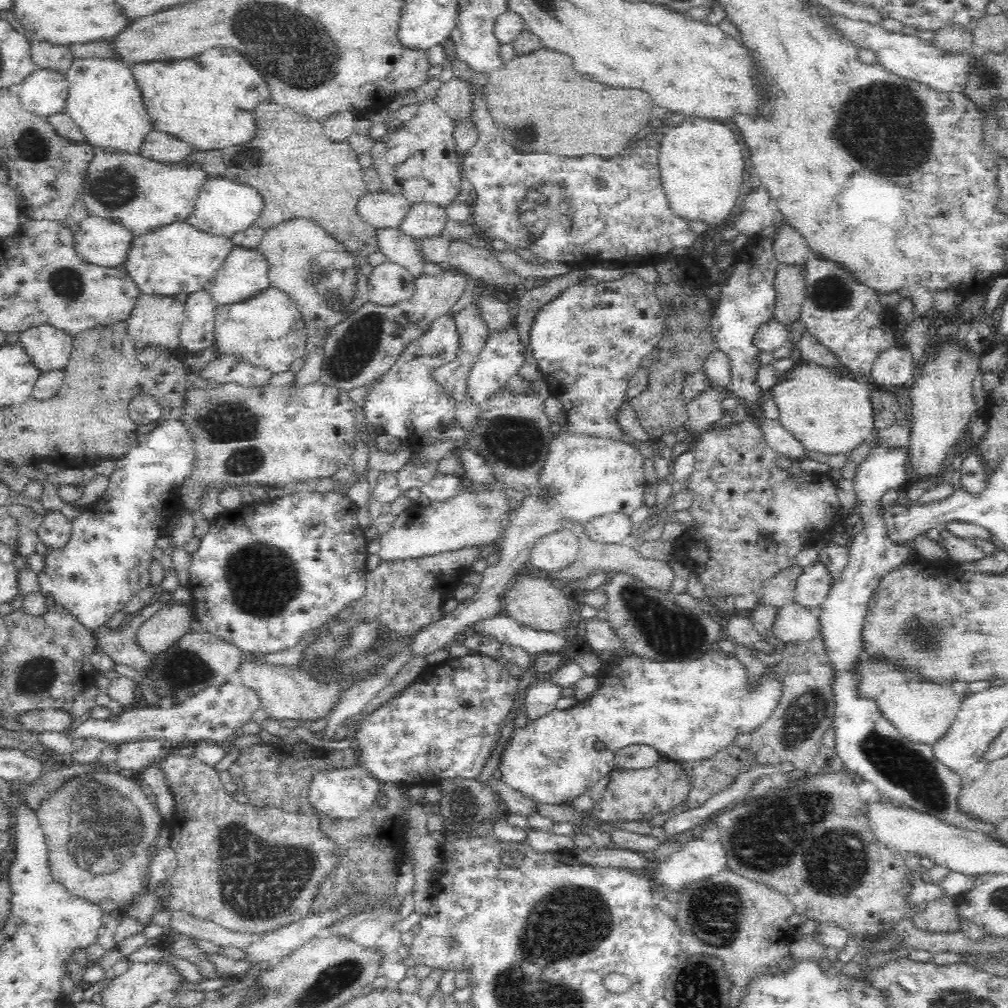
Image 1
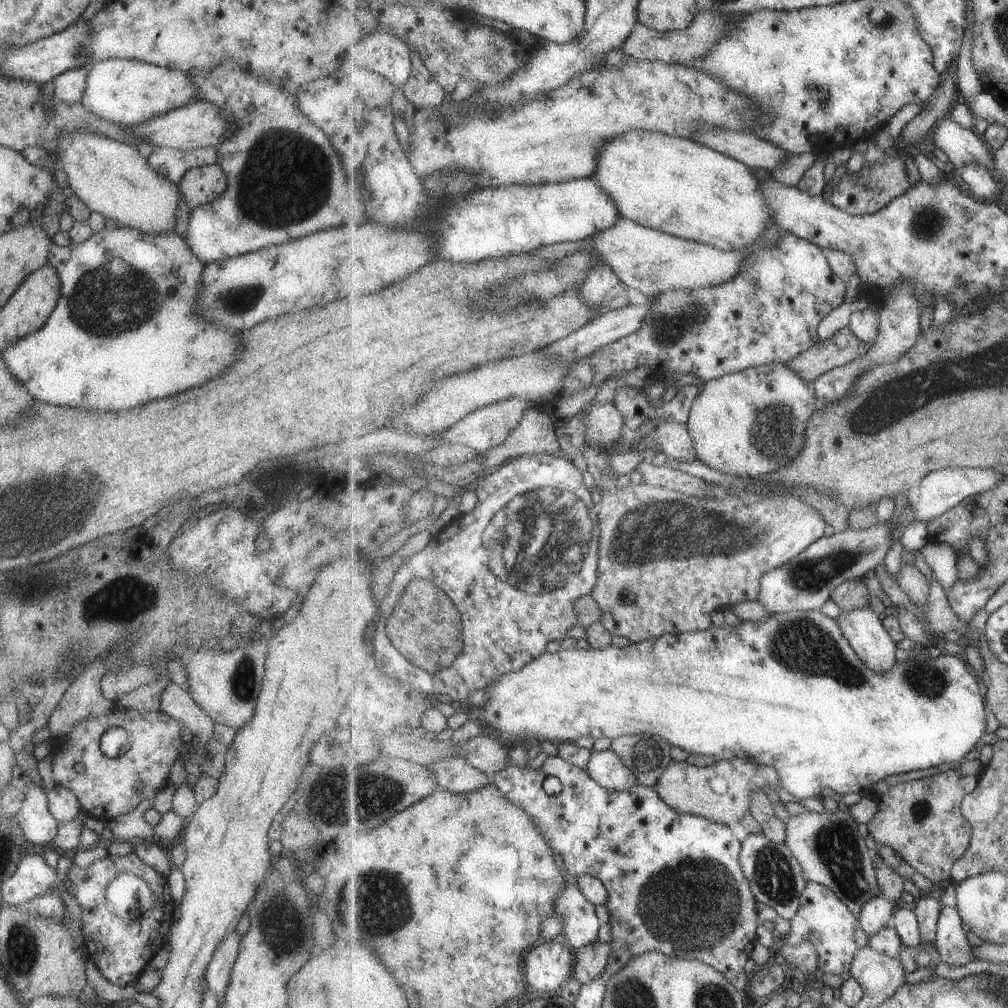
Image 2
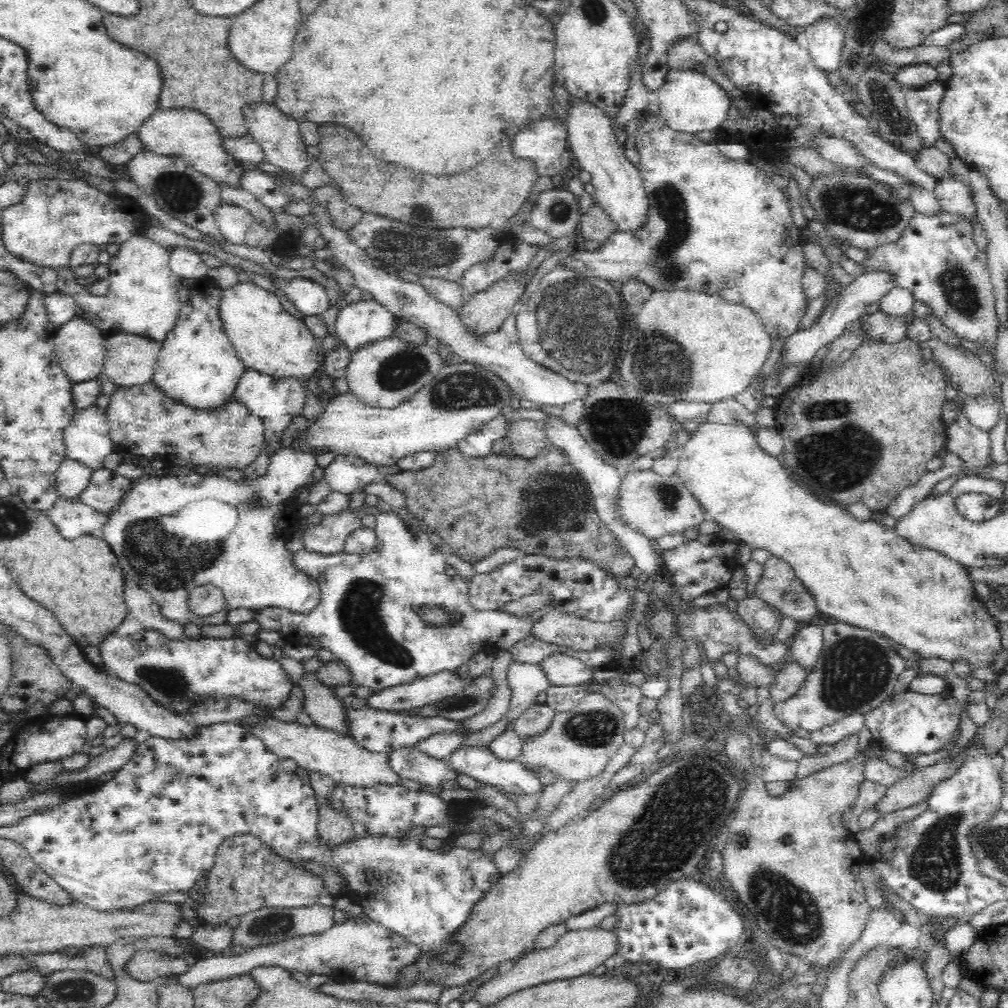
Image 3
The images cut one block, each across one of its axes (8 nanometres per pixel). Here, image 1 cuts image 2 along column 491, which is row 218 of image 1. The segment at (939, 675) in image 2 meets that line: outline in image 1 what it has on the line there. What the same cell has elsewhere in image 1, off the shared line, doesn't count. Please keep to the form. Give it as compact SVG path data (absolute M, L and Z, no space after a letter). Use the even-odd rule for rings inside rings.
M686 116L680 126L664 129L660 148L660 180L674 215L686 221L701 221L720 228L739 209L740 192L746 168L742 146L734 132L716 120Z

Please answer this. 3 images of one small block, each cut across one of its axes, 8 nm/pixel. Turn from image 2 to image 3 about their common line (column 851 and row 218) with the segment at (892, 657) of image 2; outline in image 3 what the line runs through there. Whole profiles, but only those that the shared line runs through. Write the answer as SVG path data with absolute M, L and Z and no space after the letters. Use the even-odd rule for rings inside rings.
M573 98L566 110L567 146L580 170L592 175L599 206L617 224L619 230L636 230L644 224L649 208L647 194L637 167L626 158L625 150L616 140L613 120L585 98Z

